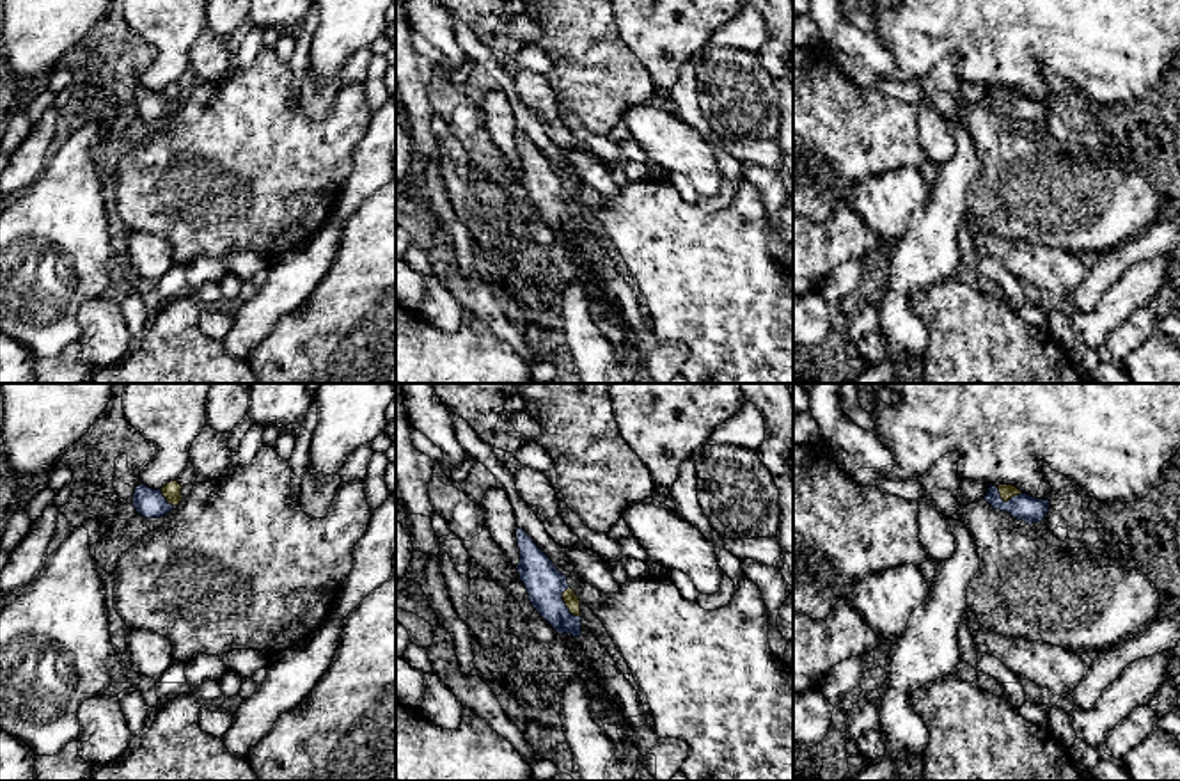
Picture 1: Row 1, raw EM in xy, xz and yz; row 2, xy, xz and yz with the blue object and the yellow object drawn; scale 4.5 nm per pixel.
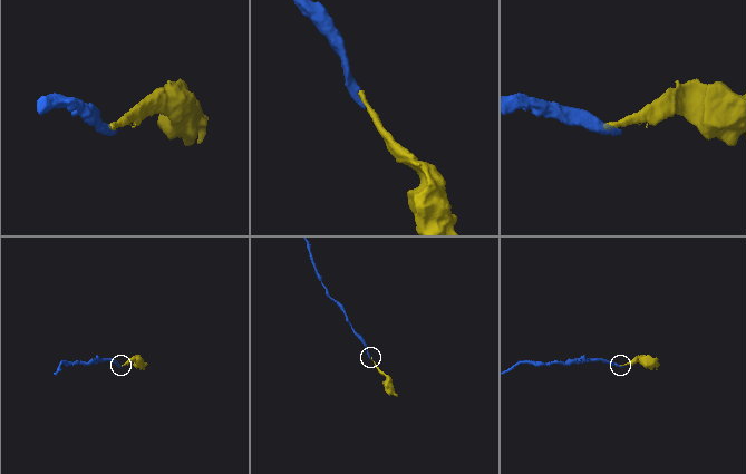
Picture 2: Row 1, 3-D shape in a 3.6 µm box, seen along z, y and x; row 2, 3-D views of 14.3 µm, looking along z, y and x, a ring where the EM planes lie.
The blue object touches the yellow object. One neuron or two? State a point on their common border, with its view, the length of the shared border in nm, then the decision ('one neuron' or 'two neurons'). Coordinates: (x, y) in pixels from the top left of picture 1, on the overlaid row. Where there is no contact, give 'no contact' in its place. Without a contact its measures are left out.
xz (565, 604) | 150 nm | one neuron

